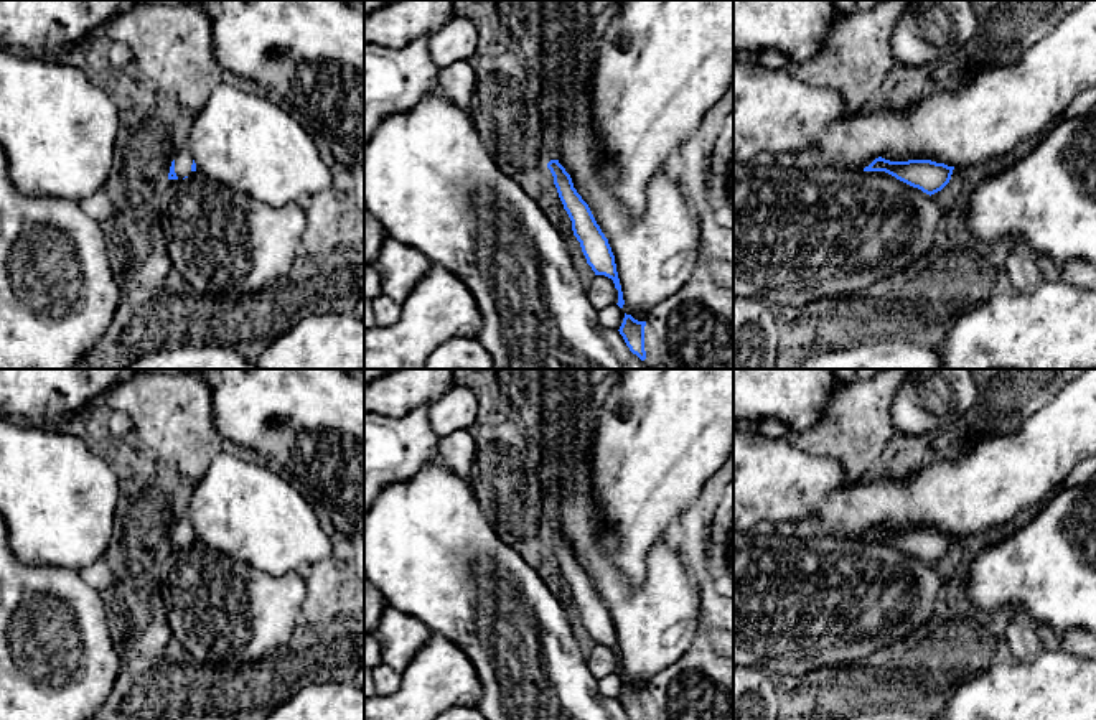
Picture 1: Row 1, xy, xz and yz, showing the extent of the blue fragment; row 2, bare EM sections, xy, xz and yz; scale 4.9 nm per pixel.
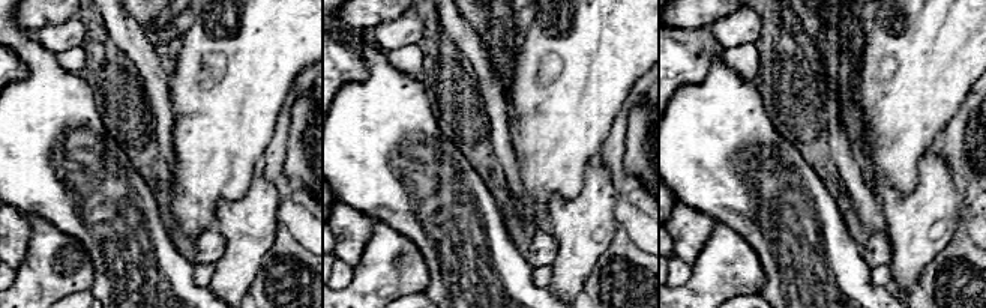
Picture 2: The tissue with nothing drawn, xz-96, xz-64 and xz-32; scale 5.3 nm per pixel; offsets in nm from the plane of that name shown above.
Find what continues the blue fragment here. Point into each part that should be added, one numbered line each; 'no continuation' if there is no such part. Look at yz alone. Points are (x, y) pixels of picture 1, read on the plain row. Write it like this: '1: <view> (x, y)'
no continuation

